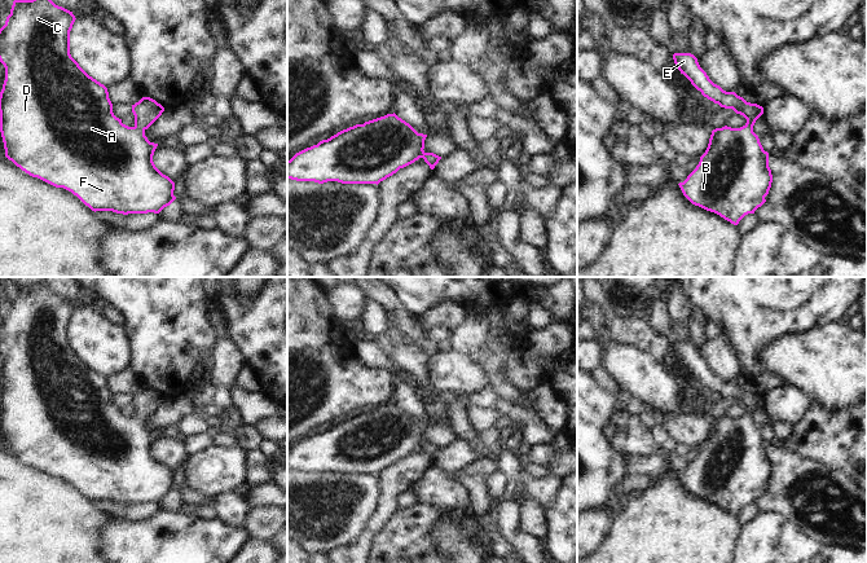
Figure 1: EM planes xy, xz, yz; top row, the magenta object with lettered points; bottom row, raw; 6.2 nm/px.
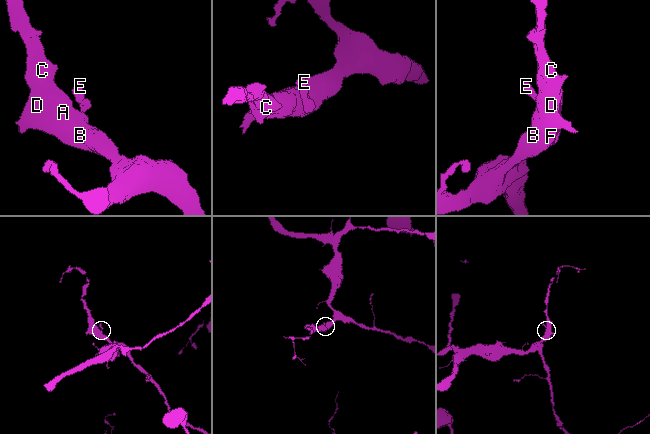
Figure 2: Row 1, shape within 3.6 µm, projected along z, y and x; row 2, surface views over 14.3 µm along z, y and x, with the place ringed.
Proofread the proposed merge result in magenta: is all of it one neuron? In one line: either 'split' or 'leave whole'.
leave whole

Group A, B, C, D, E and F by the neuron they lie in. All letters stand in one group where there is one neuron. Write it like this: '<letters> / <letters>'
A B C D E F

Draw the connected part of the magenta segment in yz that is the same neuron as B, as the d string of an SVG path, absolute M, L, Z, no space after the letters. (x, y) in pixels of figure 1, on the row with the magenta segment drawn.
M674 53L673 60L681 74L704 97L747 119L740 128L725 126L713 129L699 164L678 184L692 204L738 225L745 215L754 214L766 202L773 182L769 153L753 132L763 107L714 84L694 54Z

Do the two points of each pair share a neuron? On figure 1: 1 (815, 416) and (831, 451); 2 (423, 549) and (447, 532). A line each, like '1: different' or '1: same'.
1: same
2: different

